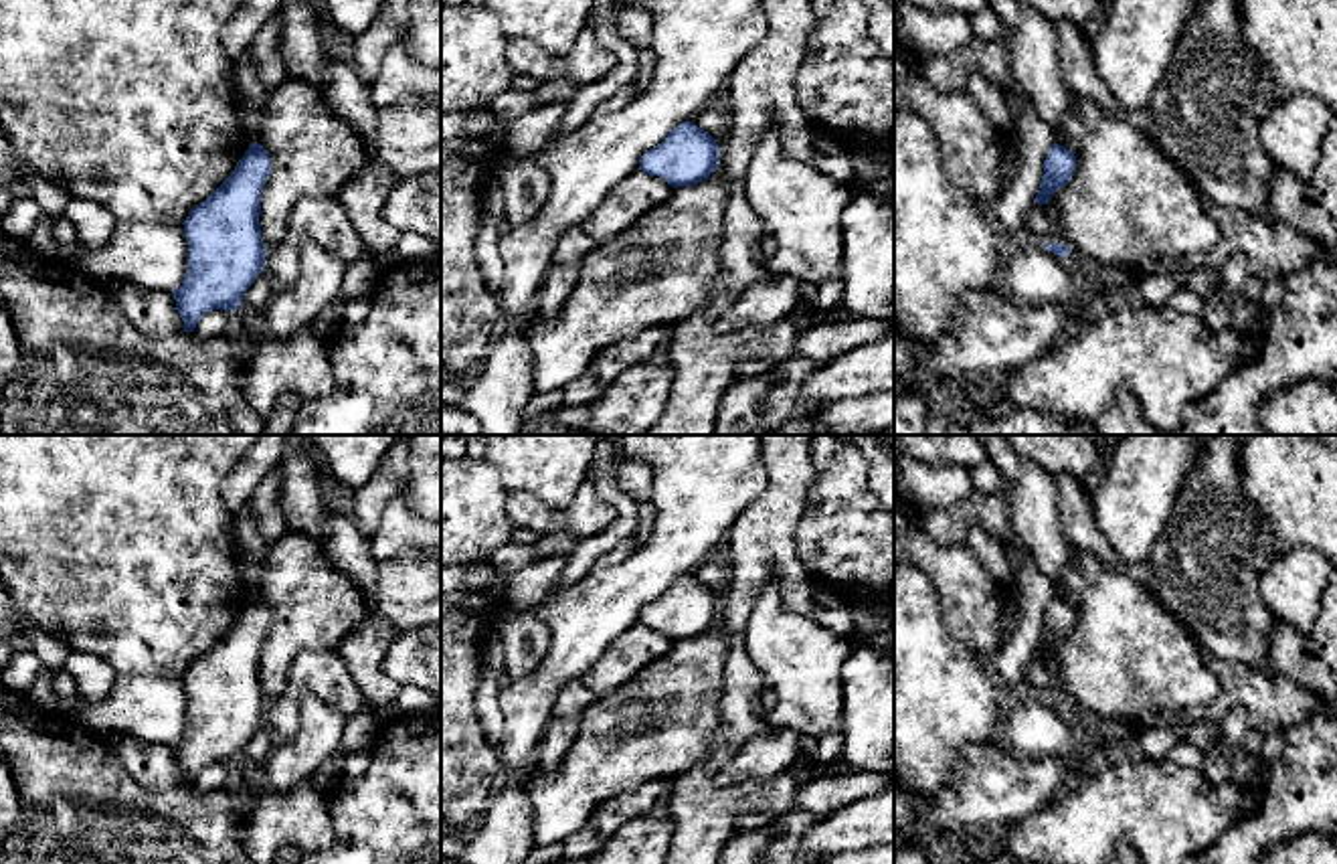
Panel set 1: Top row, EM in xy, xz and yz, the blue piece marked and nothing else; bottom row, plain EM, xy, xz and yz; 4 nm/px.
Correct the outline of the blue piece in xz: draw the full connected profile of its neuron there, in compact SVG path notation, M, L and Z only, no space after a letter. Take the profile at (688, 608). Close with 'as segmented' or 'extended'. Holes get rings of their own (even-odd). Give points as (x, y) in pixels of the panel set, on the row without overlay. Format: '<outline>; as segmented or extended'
M694 573L682 575L665 593L639 611L639 623L661 629L670 639L692 639L718 621L720 599Z; as segmented

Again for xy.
M253 595L235 625L182 676L188 722L182 739L172 745L184 773L182 785L194 785L198 773L212 763L237 765L265 722L259 668L269 625L269 605Z; as segmented

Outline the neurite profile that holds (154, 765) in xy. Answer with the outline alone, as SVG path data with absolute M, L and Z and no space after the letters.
M119 732L107 735L105 743L119 757L127 775L146 789L168 791L184 783L172 745L146 743Z

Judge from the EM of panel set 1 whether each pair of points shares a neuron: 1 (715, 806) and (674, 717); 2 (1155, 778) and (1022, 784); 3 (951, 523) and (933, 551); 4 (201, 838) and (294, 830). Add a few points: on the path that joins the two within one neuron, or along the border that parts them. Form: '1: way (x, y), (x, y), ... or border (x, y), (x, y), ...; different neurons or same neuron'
1: border (719, 751), (670, 780); different neurons
2: border (1097, 765), (1036, 808); different neurons
3: border (915, 519), (941, 543), (965, 543); different neurons
4: border (239, 830), (243, 842); different neurons

